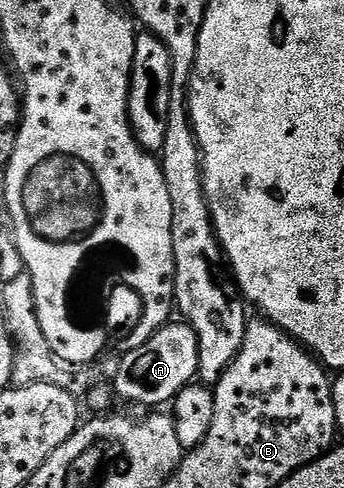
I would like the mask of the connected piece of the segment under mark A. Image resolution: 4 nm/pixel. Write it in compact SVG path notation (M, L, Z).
M171 323L155 331L139 349L130 349L119 359L113 392L134 405L169 406L181 389L197 378L199 361L196 333L192 327L185 323Z

